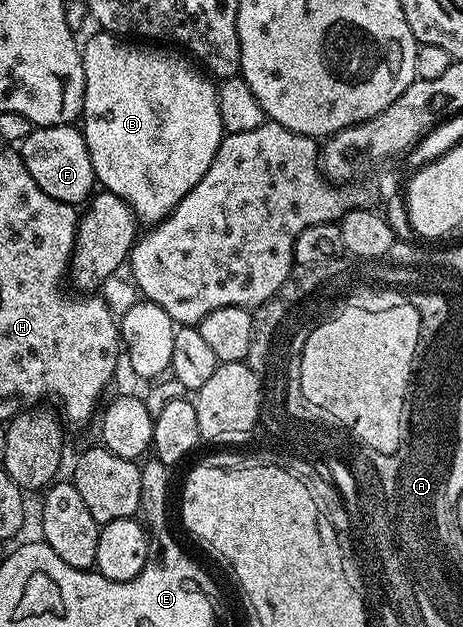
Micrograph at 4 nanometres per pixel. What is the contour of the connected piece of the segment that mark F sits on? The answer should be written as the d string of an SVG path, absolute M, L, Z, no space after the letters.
M76 124L34 128L33 133L20 142L19 152L27 171L31 171L31 179L35 179L35 183L39 183L39 187L43 187L51 199L59 199L74 207L88 202L95 189L93 164L85 134Z

